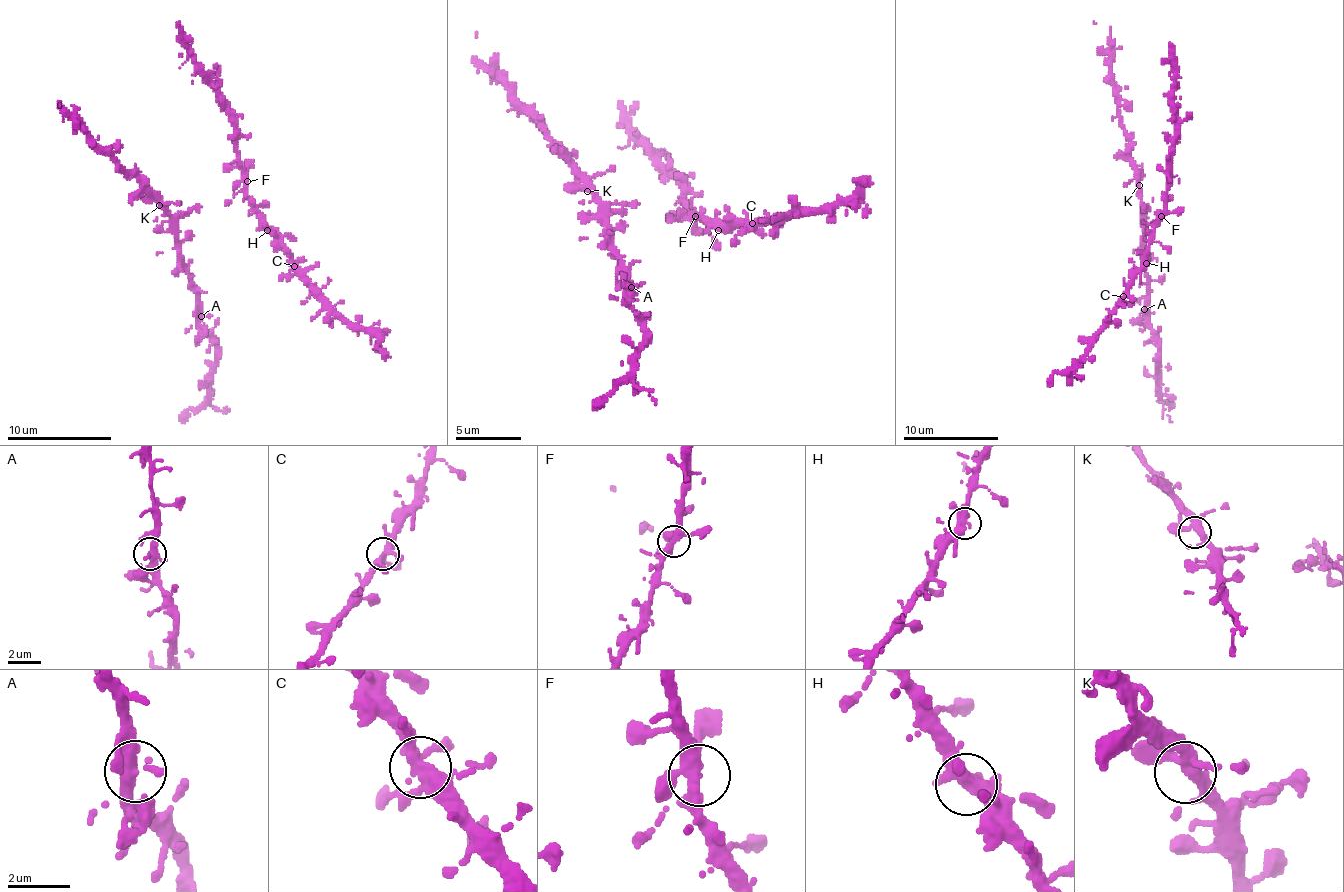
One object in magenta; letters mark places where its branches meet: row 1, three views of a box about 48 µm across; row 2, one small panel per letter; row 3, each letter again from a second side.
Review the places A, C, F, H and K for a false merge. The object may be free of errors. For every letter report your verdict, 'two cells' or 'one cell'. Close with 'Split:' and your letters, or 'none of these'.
A: one cell
C: one cell
F: one cell
H: one cell
K: one cell
Split: none of these

